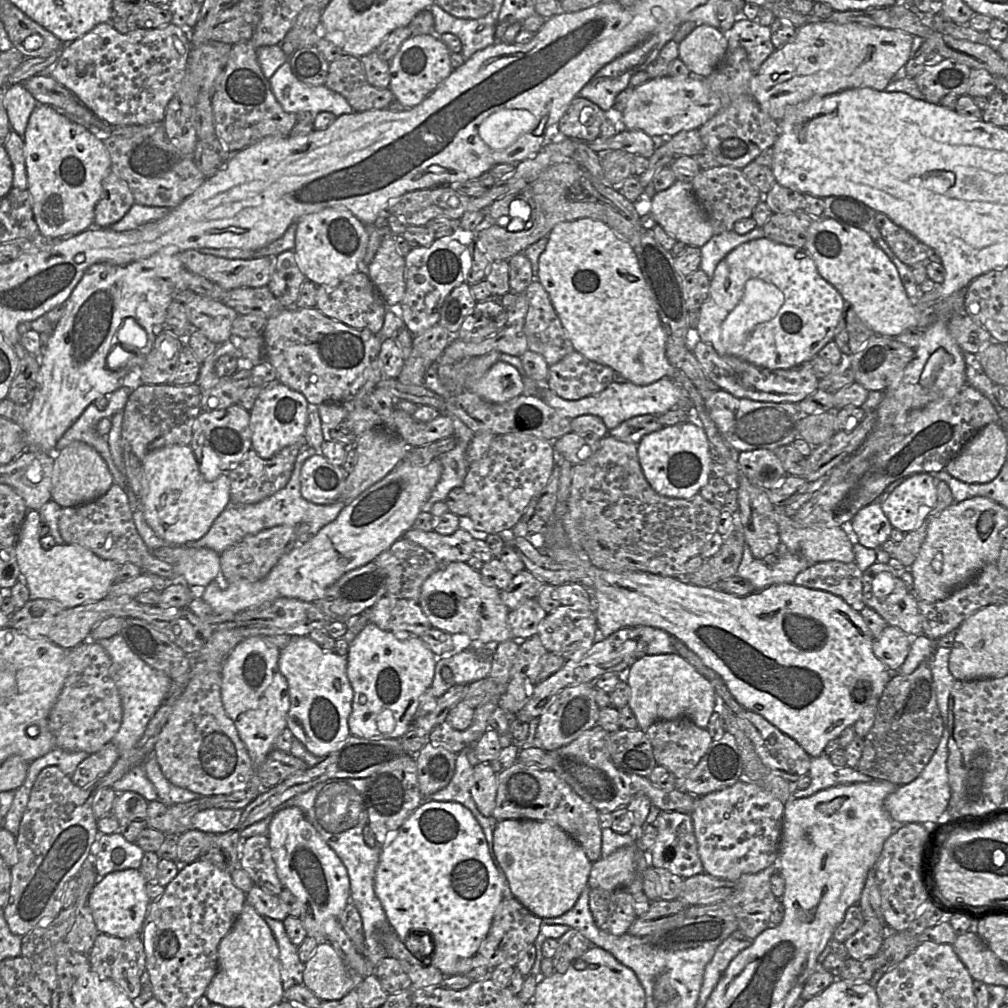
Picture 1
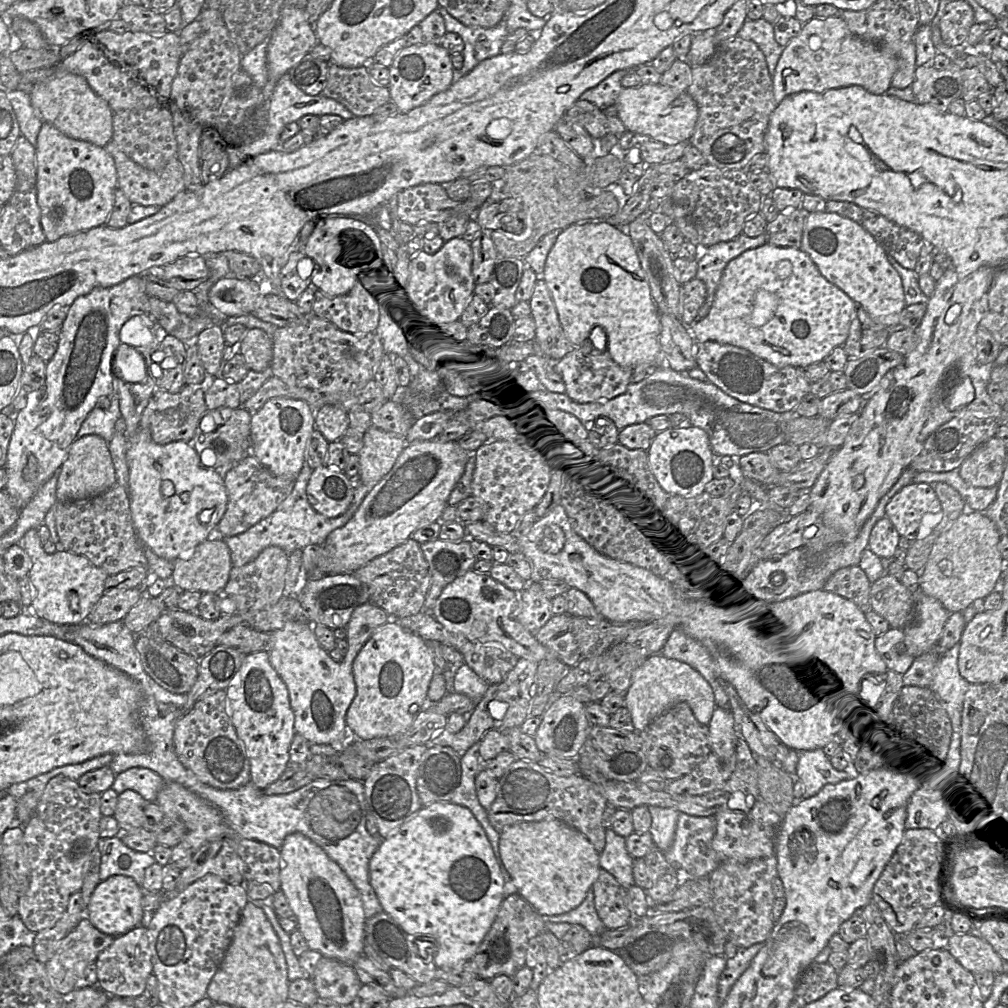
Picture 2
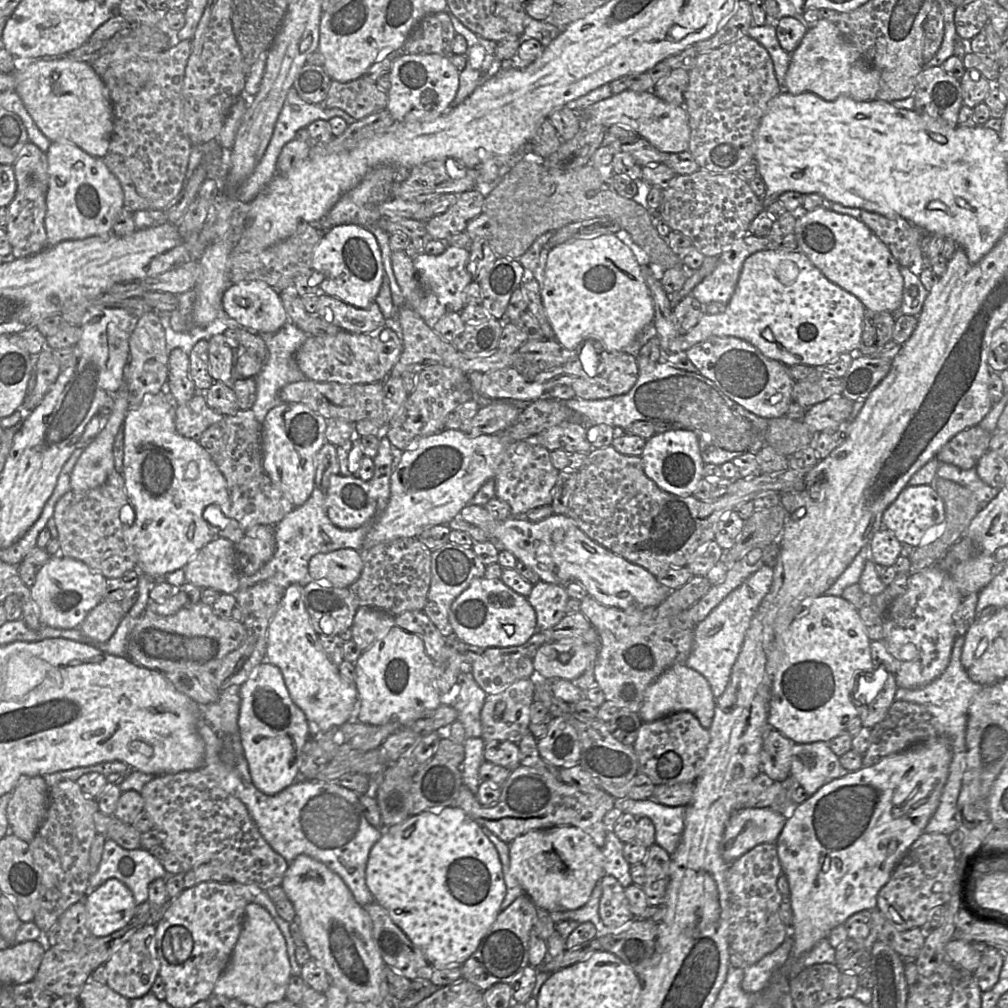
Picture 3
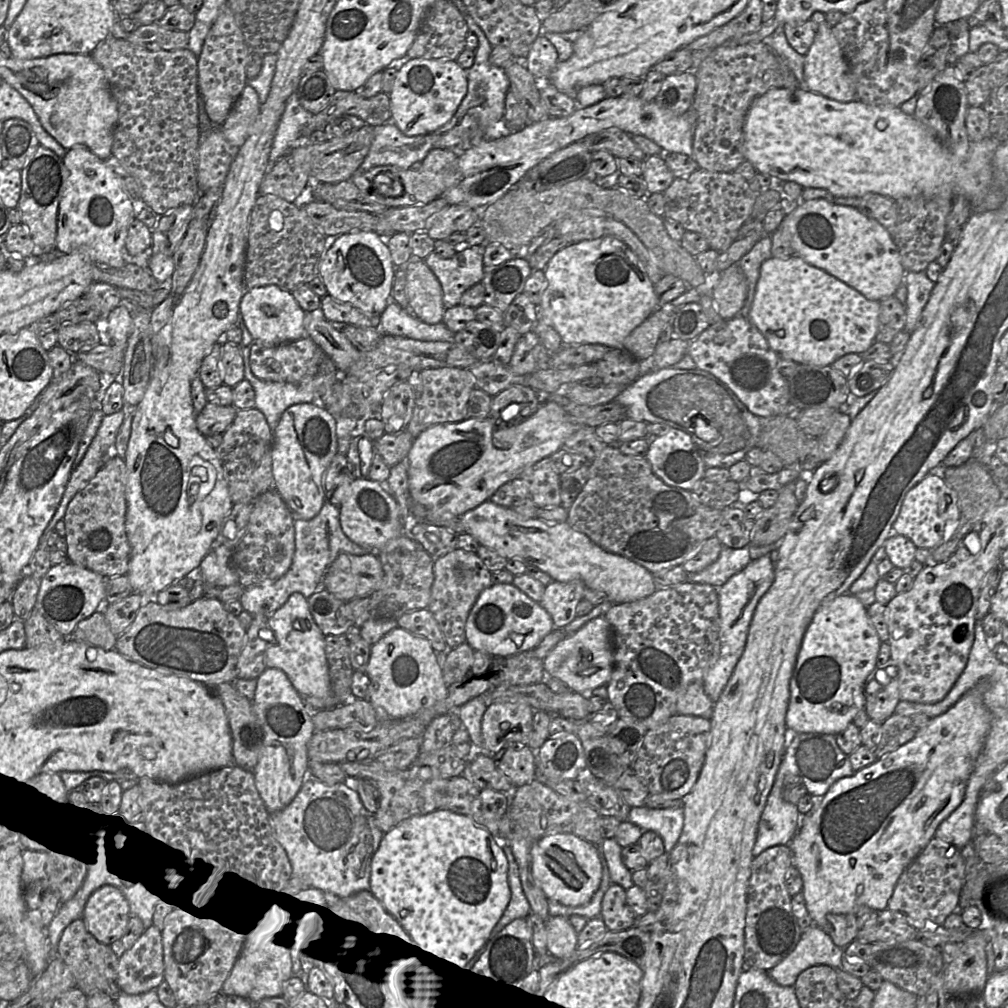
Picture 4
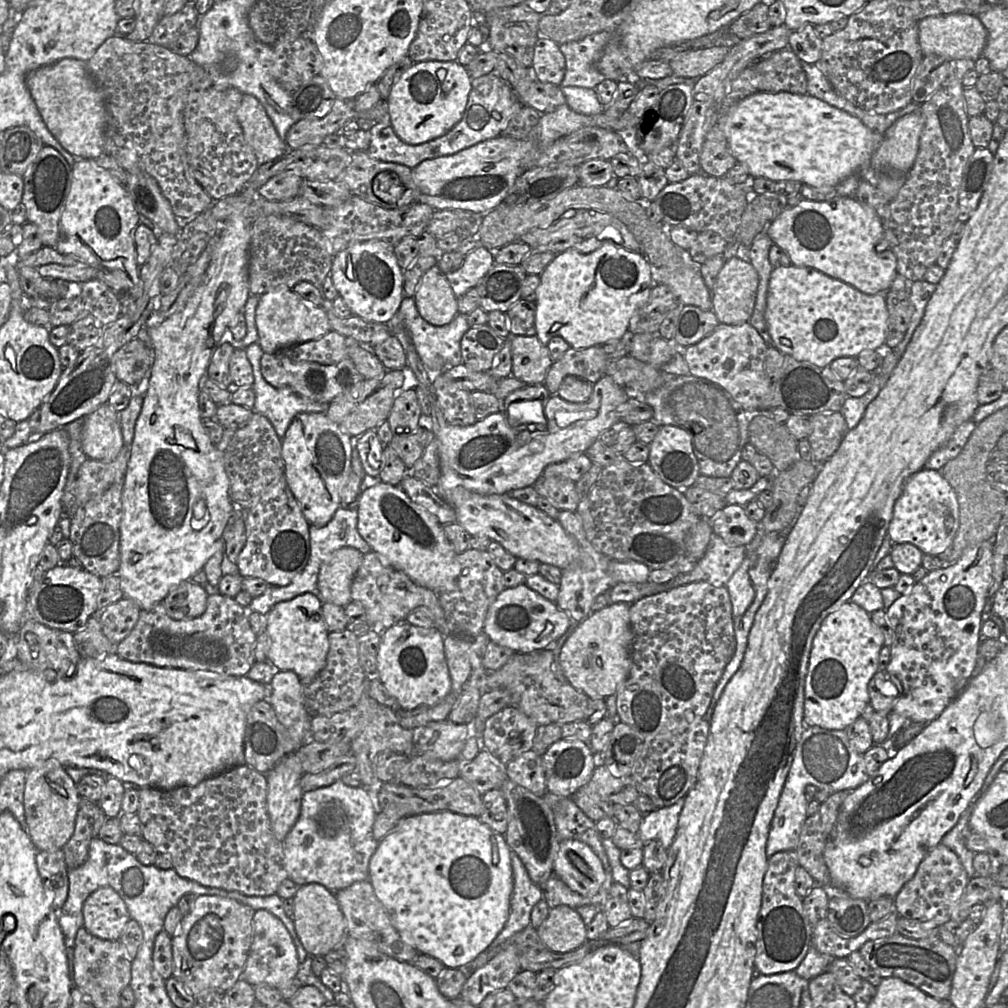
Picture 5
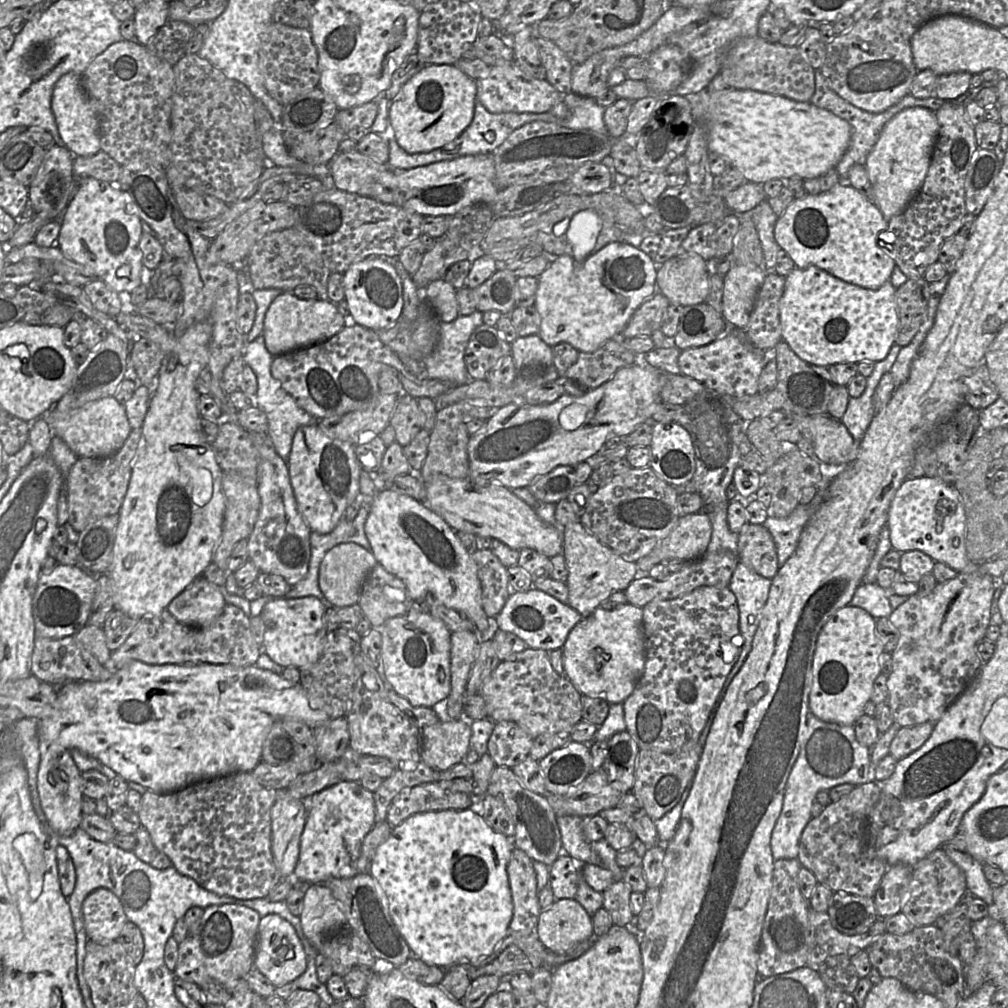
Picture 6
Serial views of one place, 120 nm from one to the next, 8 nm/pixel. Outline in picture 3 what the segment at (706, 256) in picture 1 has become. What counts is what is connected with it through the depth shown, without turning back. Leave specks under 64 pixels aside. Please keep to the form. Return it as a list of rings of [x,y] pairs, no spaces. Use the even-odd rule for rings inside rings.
[[[747,234],[735,241],[719,256],[715,270],[695,286],[691,294],[706,305],[711,302],[727,305],[739,280],[745,260],[752,254],[767,250],[768,237]]]

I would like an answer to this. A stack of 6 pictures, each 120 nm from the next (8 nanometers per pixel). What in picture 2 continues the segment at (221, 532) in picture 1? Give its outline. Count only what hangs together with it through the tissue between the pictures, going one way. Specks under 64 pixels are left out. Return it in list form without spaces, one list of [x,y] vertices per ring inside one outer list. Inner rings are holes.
[[[305,462],[295,481],[291,494],[270,516],[261,520],[242,534],[223,538],[230,550],[233,567],[241,567],[250,563],[269,546],[279,547],[290,555],[295,550],[303,550],[309,545],[323,545],[332,531],[343,527],[351,520],[371,491],[371,488],[362,485],[359,480],[355,481],[356,489],[354,491],[354,498],[347,511],[341,516],[328,518],[315,511],[308,502],[306,490],[311,473],[312,470],[309,464]]]

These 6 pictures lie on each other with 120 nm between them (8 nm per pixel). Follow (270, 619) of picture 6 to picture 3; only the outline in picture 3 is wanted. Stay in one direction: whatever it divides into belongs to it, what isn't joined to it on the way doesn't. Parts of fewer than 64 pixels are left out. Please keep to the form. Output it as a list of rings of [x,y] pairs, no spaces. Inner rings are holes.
[[[292,584],[285,590],[268,628],[266,661],[281,670],[292,701],[304,712],[307,720],[310,723],[316,723],[322,732],[326,732],[350,719],[354,706],[355,708],[358,706],[358,691],[356,684],[349,684],[341,677],[338,667],[324,652],[319,635],[311,624],[304,604],[303,589],[304,587],[299,584]]]

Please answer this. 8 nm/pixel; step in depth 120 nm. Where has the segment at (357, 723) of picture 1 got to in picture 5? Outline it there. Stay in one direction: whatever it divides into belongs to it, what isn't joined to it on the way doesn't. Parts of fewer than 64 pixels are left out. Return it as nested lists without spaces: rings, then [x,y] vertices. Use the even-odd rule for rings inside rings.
[[[396,623],[382,635],[377,655],[378,679],[402,710],[433,705],[451,692],[451,678],[444,653],[444,636],[435,628]]]

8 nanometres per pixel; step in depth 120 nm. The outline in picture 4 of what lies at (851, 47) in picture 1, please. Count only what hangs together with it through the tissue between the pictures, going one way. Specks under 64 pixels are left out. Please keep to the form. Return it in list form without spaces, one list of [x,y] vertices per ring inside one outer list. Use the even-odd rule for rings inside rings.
[[[826,21],[819,24],[814,41],[804,60],[804,80],[810,91],[842,103],[857,101],[854,77],[840,45]]]

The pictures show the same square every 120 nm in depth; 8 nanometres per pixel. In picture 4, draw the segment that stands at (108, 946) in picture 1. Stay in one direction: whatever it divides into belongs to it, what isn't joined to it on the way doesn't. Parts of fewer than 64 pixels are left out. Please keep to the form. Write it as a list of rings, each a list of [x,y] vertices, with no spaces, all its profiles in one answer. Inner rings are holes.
[[[152,925],[130,949],[119,951],[115,983],[121,992],[137,995],[156,989],[163,980],[162,934]]]

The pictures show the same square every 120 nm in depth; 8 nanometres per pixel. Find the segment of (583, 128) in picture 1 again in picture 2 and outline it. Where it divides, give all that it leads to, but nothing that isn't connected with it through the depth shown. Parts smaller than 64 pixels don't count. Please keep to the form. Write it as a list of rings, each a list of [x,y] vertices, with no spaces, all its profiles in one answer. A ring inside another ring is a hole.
[[[578,99],[564,114],[563,119],[580,124],[593,138],[614,134],[620,138],[627,130],[619,117],[607,116],[596,105]]]

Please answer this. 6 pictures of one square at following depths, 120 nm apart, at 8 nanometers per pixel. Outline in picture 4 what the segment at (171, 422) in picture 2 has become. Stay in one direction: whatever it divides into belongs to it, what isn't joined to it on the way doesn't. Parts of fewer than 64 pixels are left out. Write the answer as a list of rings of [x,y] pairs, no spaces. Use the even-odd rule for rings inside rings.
[[[208,402],[201,412],[196,414],[198,431],[204,436],[223,434],[232,424],[237,409],[233,405],[220,406]]]

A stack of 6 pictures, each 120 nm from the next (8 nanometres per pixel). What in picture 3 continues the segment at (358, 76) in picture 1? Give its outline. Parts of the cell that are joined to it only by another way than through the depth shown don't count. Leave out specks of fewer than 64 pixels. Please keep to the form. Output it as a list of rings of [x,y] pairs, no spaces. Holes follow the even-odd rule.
[[[364,75],[358,79],[345,83],[332,80],[326,99],[318,105],[327,109],[340,109],[358,121],[373,113],[386,109],[387,104],[387,91],[380,89],[376,82],[371,81],[367,78],[367,75]]]

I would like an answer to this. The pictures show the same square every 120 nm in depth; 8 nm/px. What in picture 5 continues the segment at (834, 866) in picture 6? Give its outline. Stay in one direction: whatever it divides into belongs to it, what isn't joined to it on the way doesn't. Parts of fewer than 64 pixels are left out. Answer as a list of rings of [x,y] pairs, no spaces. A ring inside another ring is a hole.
[[[851,791],[829,796],[816,813],[806,818],[795,848],[798,863],[812,876],[817,885],[831,886],[831,877],[823,853],[835,825],[839,808]]]

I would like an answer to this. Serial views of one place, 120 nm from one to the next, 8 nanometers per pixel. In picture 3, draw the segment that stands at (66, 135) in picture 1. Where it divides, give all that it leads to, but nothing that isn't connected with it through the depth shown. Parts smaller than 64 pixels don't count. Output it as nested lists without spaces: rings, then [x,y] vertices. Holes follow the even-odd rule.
[[[51,142],[45,153],[48,161],[48,191],[44,226],[48,246],[65,240],[110,235],[124,207],[123,190],[103,158],[94,157],[76,145]]]

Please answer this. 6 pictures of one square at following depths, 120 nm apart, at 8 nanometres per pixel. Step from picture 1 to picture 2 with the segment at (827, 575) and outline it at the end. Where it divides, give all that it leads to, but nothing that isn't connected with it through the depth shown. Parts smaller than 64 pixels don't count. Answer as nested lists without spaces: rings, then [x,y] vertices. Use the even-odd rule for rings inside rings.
[[[859,566],[837,570],[825,583],[823,590],[852,601],[863,613],[871,611],[869,592],[871,583]]]

